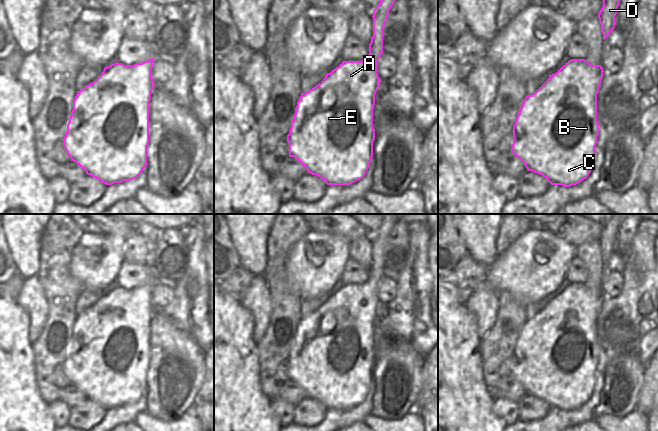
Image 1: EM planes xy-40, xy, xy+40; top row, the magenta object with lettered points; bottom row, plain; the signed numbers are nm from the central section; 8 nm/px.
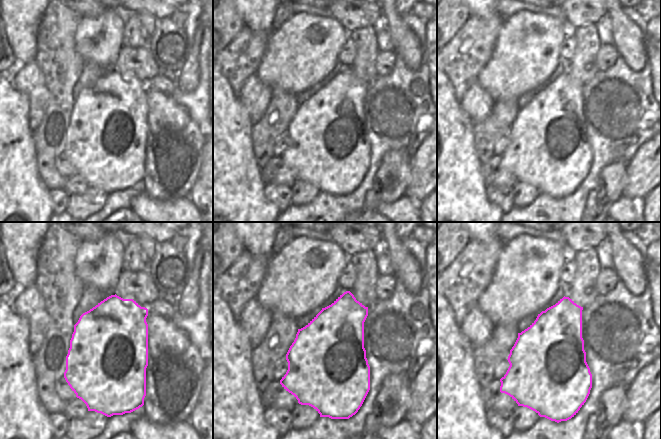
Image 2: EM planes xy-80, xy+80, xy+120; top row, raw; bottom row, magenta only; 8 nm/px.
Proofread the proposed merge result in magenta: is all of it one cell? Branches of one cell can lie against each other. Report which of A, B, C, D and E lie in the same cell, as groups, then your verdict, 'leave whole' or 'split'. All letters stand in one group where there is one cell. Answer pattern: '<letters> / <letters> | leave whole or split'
A B C D E | leave whole

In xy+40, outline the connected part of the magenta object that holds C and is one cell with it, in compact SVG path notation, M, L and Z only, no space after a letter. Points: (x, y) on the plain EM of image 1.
M571 283L556 297L549 299L549 302L532 319L527 319L525 321L513 350L513 368L511 370L511 377L523 386L527 395L542 399L551 409L562 409L564 411L576 409L589 400L595 386L595 370L599 358L599 348L597 346L597 318L603 302L603 296L601 289L592 289L585 283Z

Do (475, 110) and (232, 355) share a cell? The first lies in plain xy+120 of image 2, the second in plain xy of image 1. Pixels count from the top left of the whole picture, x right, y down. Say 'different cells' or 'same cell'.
different cells

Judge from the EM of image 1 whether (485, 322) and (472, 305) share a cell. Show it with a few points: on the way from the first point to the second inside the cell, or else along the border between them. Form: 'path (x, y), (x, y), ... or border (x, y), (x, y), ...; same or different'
path (485, 318), (476, 309); same

